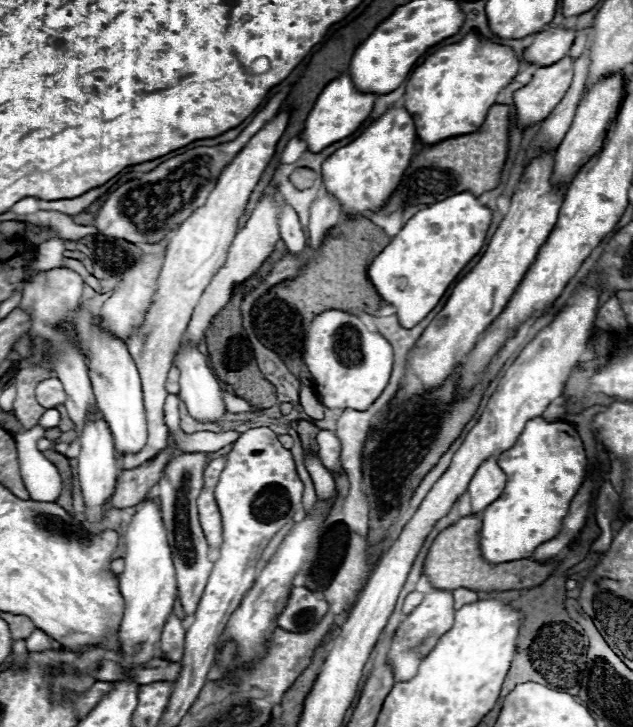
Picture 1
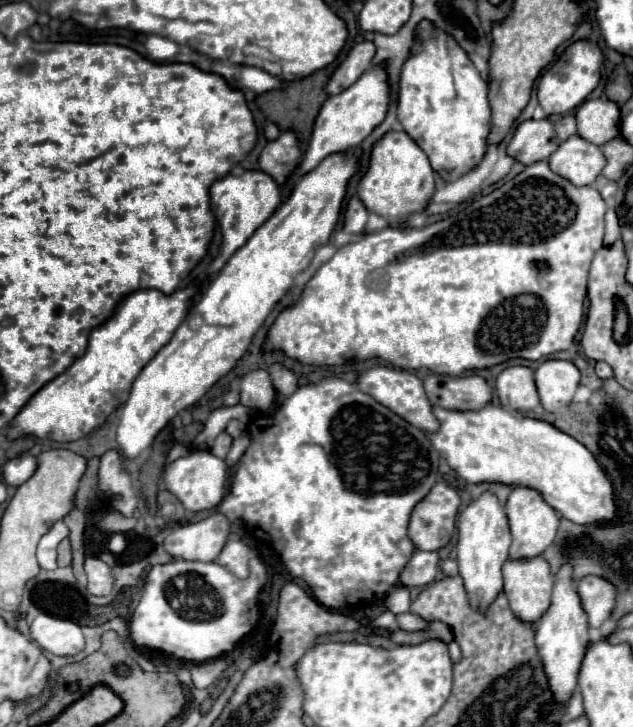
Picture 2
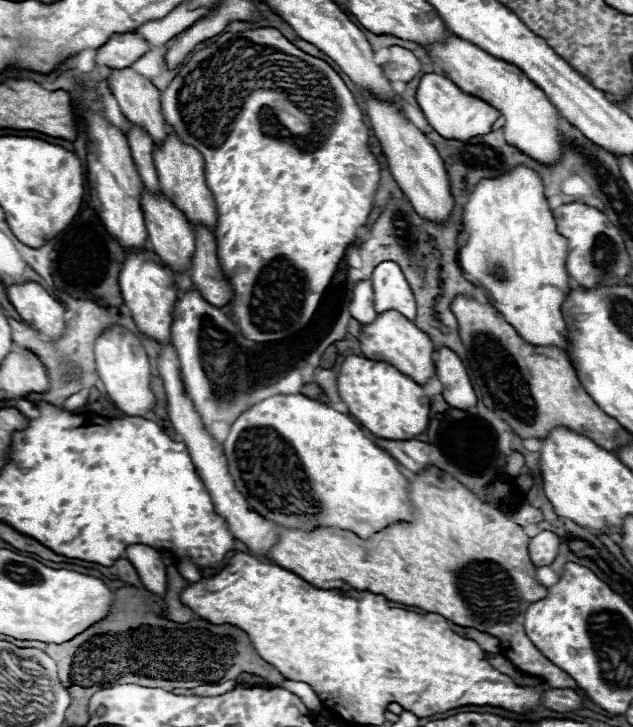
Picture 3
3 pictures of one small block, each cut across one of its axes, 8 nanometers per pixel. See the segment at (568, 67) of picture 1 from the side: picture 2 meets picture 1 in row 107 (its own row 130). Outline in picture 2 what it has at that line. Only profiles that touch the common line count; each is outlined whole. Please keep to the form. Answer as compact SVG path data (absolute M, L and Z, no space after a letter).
M548 118L524 120L518 124L508 144L508 154L528 166L550 158L550 154L558 146L560 146L560 140L556 138L554 124Z

